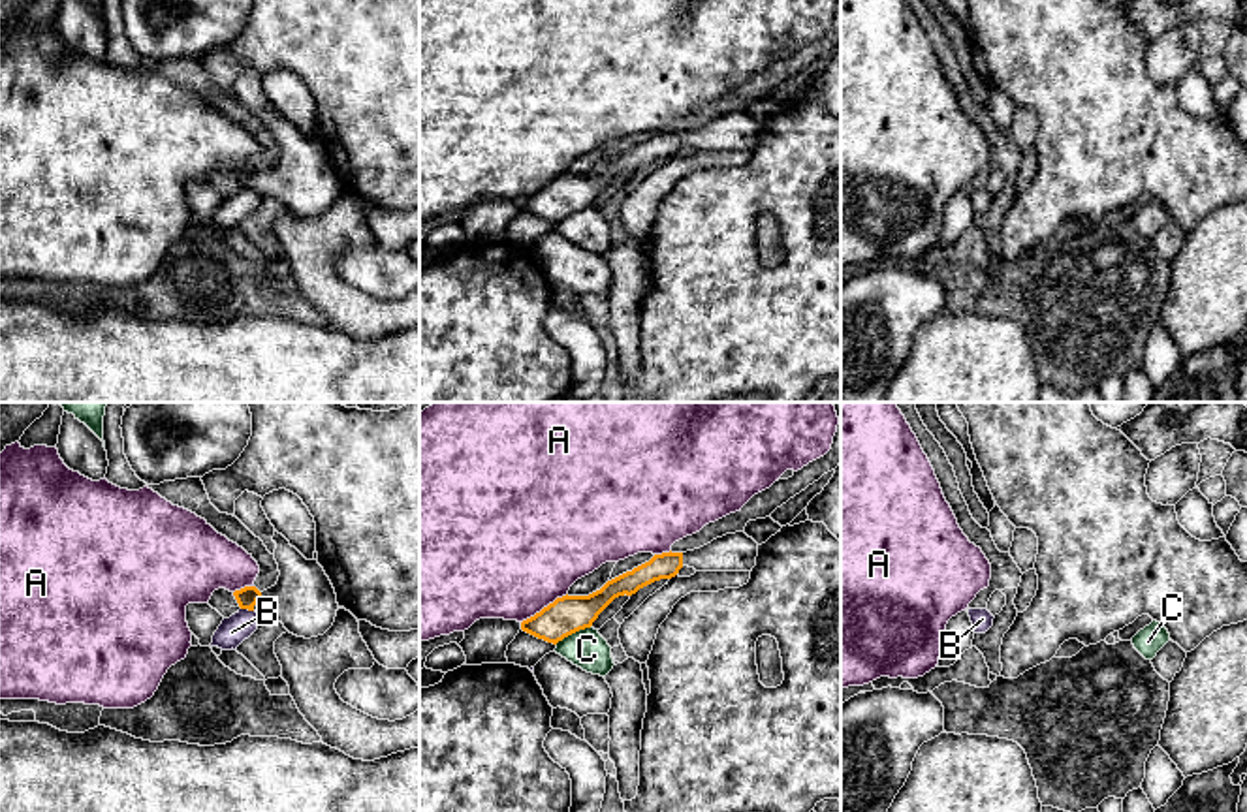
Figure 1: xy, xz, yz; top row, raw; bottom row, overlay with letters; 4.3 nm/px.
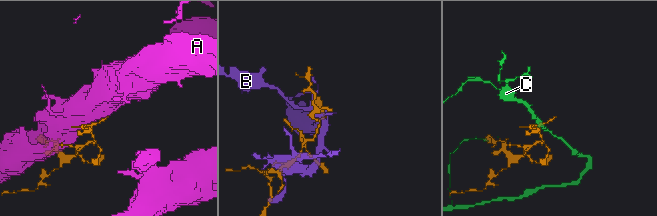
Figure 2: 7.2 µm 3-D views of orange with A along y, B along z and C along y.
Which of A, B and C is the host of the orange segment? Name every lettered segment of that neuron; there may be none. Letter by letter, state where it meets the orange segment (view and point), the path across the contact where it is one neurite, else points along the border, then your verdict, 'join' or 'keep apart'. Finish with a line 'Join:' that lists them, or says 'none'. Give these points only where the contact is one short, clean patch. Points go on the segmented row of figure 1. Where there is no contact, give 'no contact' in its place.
A: contact xz (544, 608); keep apart
B: contact xy (247, 608); keep apart
C: contact xz (572, 632); keep apart
Join: none

